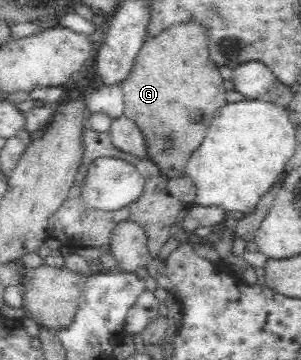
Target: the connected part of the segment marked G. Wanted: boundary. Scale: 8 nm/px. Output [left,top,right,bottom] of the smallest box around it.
[121,24,226,179]

